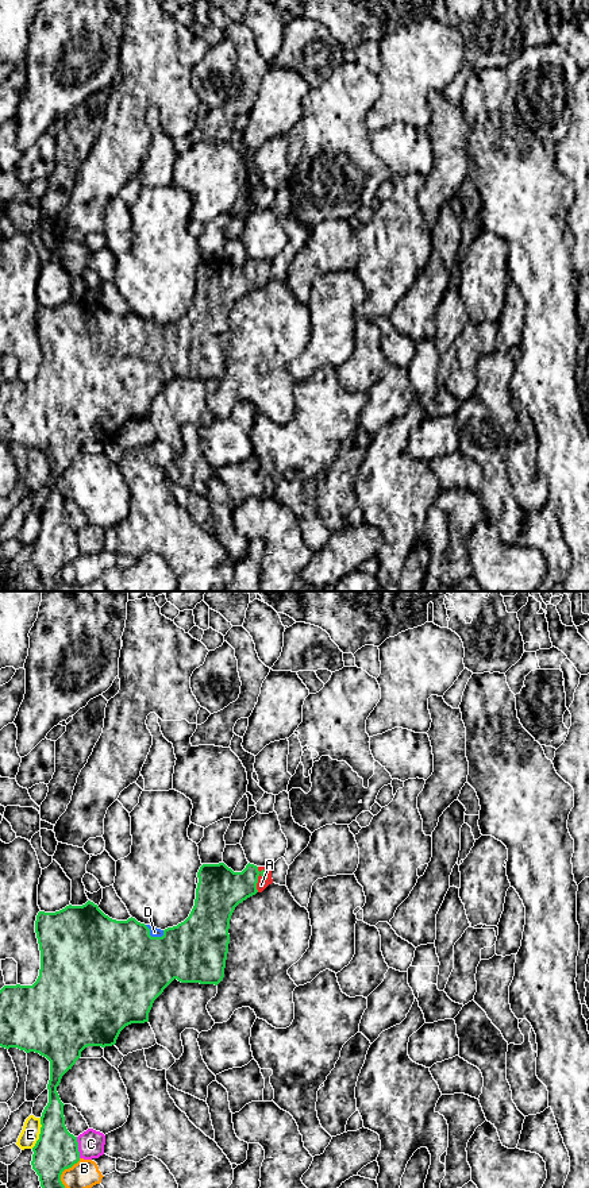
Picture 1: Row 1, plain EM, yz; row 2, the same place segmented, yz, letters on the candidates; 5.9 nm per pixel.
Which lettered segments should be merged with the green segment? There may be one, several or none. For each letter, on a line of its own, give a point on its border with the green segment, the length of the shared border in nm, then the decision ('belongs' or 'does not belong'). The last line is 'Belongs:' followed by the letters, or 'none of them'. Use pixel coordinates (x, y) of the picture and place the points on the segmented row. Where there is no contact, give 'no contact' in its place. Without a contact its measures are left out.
A: yz (257, 879) | 150 nm | belongs
B: yz (64, 1169) | 200 nm | does not belong
C: yz (77, 1148) | 130 nm | does not belong
D: yz (153, 937) | 130 nm | belongs
E: yz (41, 1133) | 190 nm | does not belong
Belongs: A, D

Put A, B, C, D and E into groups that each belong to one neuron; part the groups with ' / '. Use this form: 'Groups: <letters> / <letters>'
Groups: A D / B / C / E

